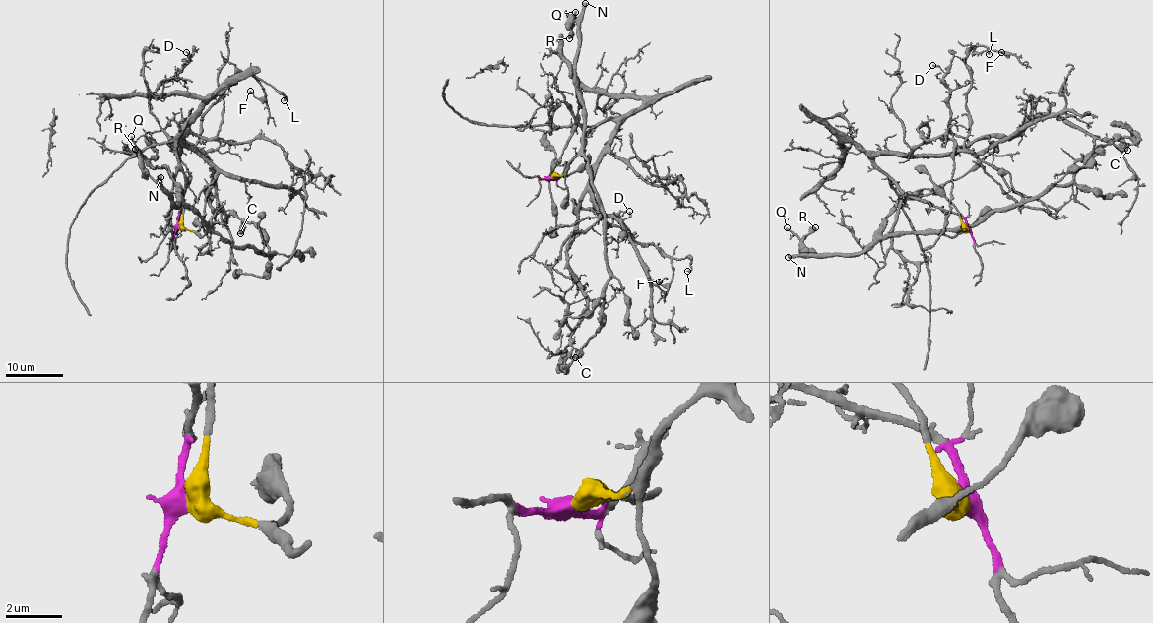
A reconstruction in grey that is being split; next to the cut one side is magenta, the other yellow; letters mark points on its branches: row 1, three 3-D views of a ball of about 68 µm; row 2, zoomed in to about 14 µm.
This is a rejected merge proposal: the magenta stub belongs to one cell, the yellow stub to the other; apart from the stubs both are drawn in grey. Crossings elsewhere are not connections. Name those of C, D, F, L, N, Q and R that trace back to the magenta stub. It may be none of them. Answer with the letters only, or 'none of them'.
D, F, L

